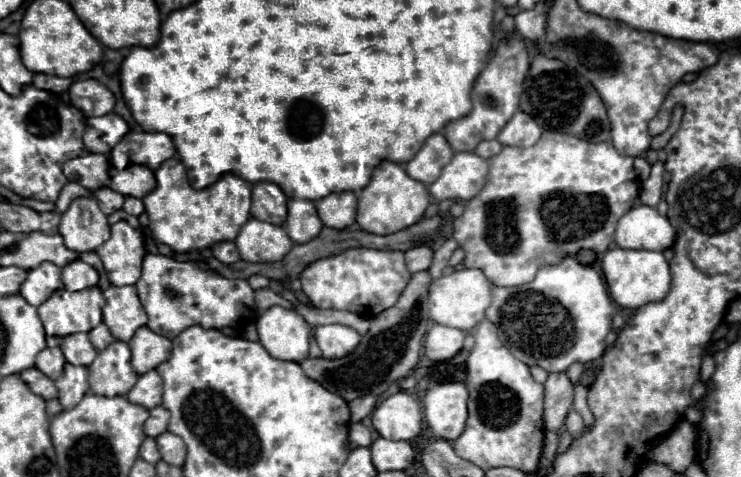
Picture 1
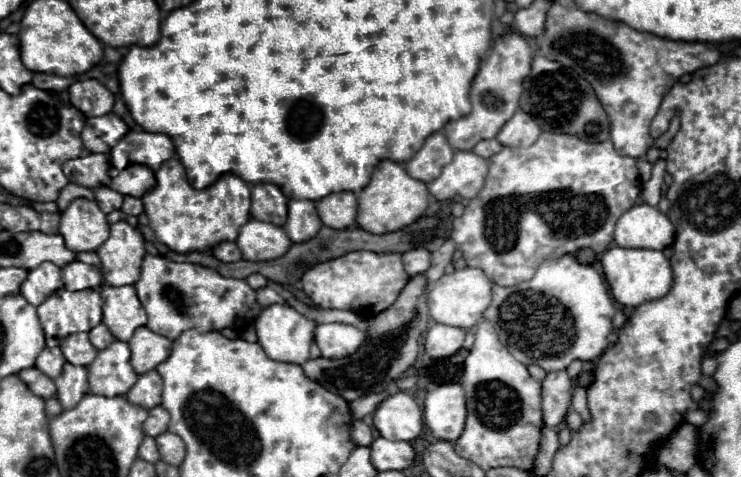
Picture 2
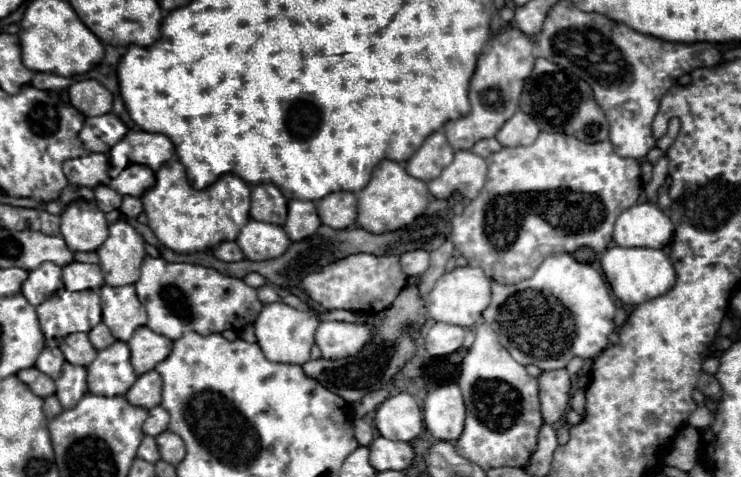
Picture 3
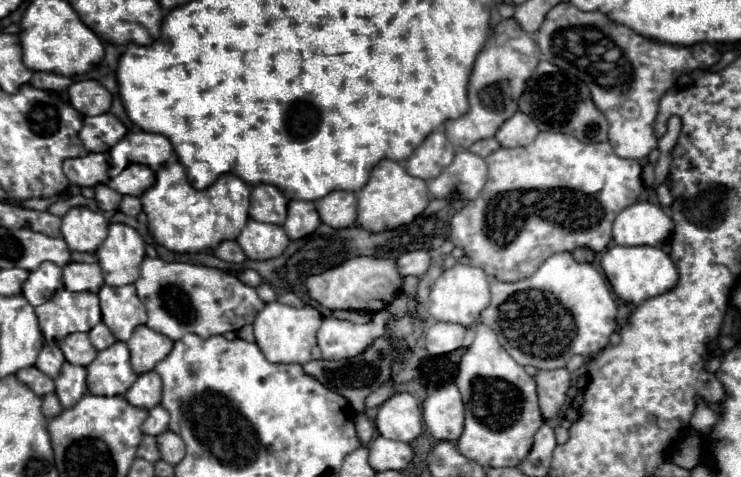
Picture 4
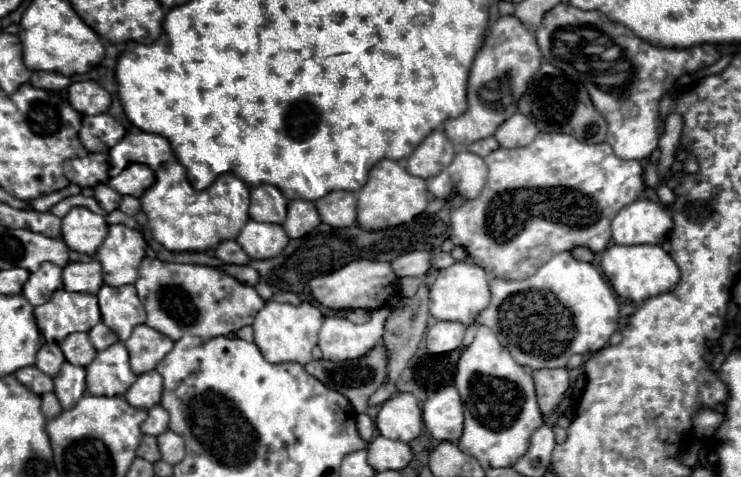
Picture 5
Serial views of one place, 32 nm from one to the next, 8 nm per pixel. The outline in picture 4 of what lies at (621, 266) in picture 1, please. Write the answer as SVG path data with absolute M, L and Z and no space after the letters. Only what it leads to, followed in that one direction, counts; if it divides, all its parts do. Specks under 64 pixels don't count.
M610 246L602 254L602 270L608 282L612 284L612 290L616 292L616 296L636 306L648 298L654 298L672 290L678 282L678 272L670 256L664 254L660 248L652 248L652 246L634 246L634 248Z

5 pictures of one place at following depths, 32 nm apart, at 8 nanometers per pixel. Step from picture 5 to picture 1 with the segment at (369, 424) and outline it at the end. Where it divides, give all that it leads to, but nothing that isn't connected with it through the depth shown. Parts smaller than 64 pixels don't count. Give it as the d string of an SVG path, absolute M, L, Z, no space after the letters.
M360 422L358 424L350 424L350 434L348 434L348 444L350 448L358 448L360 444L362 446L370 446L372 444L372 438L370 438L370 430L366 426L362 426Z

